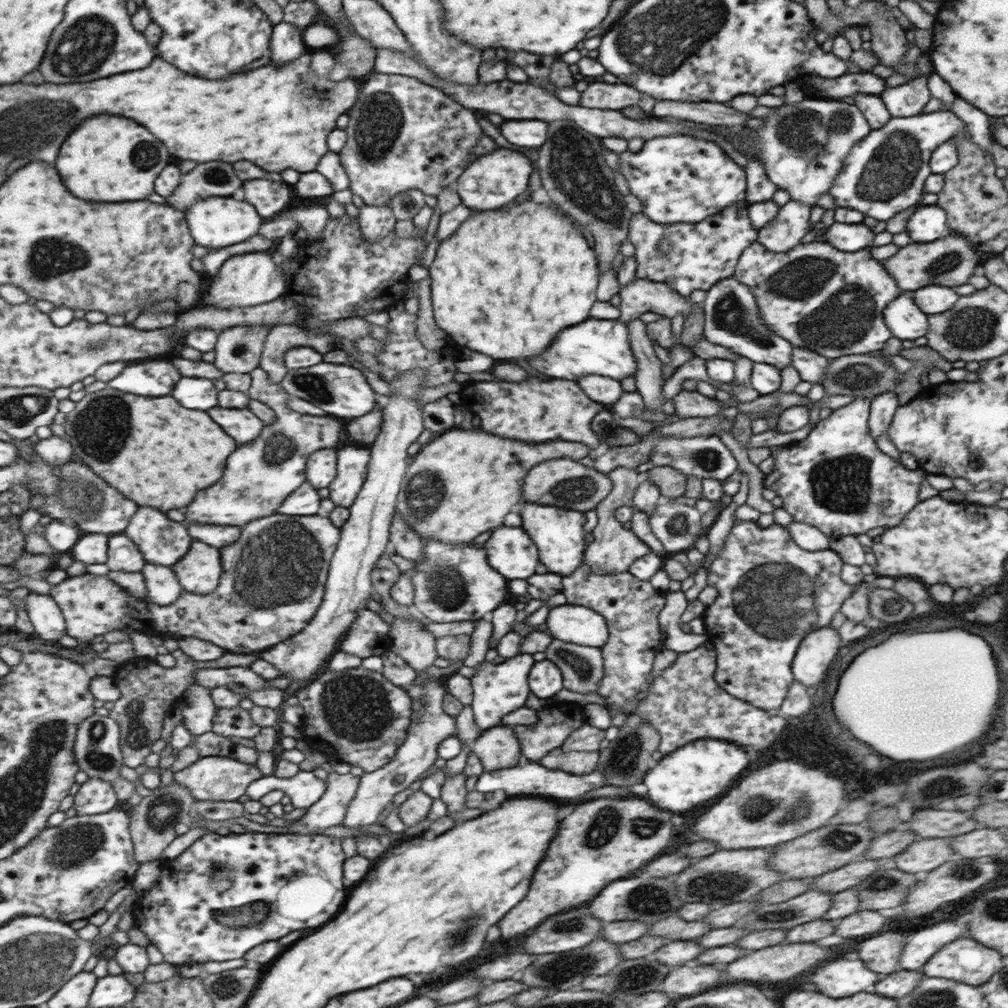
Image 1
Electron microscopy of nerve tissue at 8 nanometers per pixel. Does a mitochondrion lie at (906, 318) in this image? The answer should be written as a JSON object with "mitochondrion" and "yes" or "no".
{"mitochondrion":"no"}

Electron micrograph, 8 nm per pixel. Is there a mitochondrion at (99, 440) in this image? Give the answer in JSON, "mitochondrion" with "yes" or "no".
{"mitochondrion":"yes"}

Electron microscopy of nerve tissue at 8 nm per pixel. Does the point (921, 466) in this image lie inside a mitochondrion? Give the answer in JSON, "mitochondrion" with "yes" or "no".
{"mitochondrion":"no"}

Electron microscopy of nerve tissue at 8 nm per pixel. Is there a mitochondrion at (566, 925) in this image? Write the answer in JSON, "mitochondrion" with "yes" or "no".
{"mitochondrion":"yes"}

